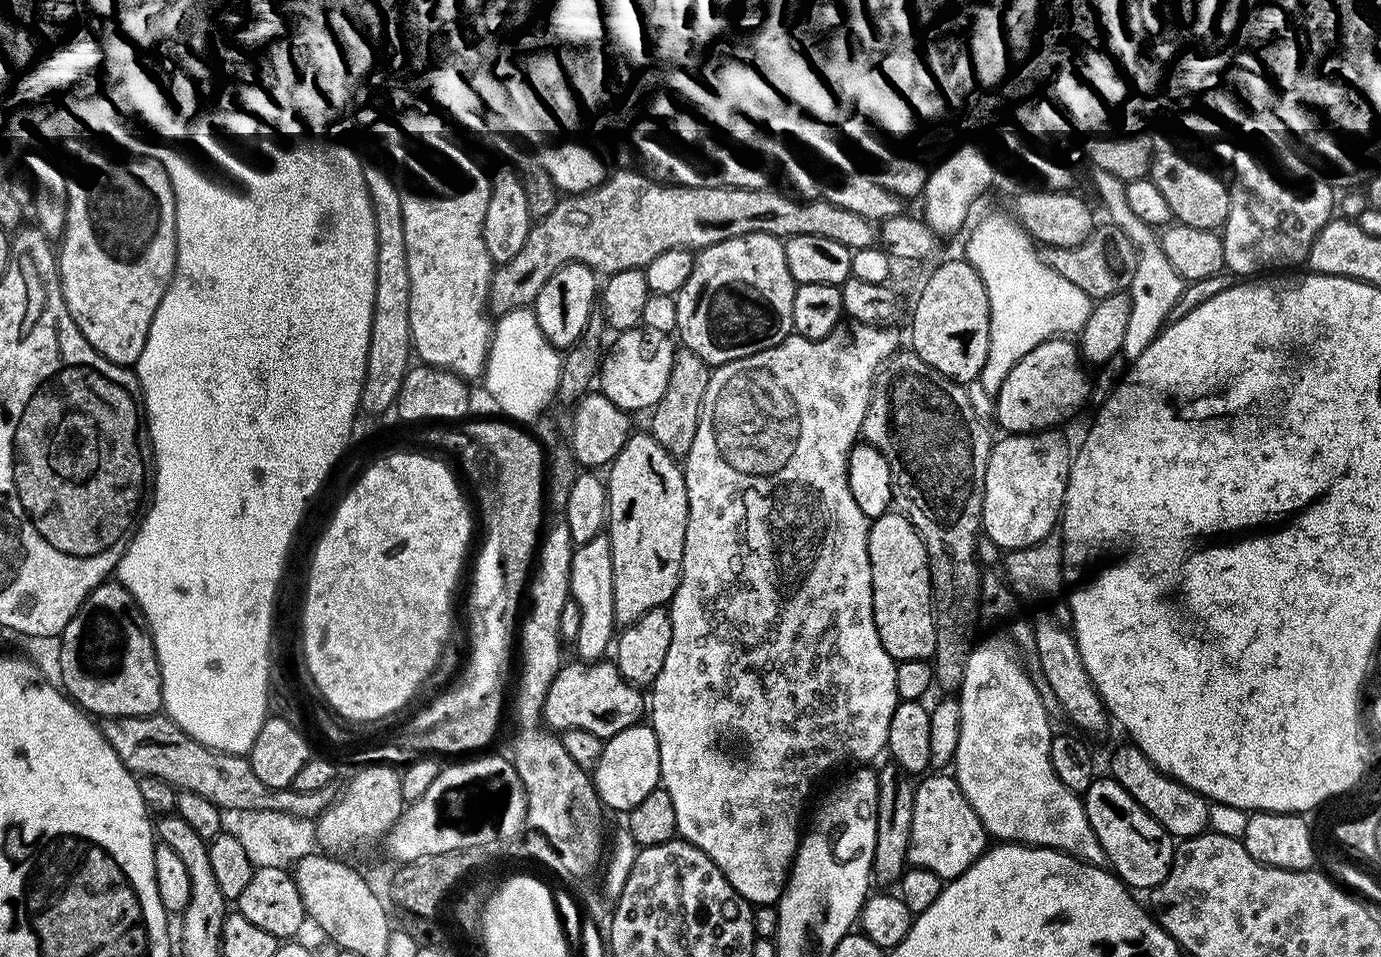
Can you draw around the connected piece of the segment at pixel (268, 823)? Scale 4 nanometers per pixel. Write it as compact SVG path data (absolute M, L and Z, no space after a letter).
M224 809L221 831L238 839L245 847L250 862L256 868L288 868L317 849L316 826L311 818L299 817L290 813L266 810Z

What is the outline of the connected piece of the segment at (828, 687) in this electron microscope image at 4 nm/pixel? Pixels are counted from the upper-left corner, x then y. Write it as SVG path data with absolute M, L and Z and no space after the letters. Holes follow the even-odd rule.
M852 322L847 325L849 328L840 328L841 326L833 327L832 331L828 333L826 338L821 340L807 340L795 334L789 335L787 340L783 340L781 344L775 344L773 348L762 350L753 356L746 358L738 358L734 362L726 362L725 364L715 365L711 369L708 381L706 382L706 392L702 394L702 402L700 403L700 413L698 414L698 430L694 433L694 446L690 446L688 455L683 457L682 467L684 469L684 486L686 488L686 498L688 499L688 517L686 518L686 542L682 550L682 566L680 567L680 581L676 587L676 592L672 595L670 601L670 611L672 613L672 637L670 638L670 650L666 650L666 662L662 662L662 674L658 674L658 678L650 686L650 723L654 734L658 738L658 754L660 755L660 782L662 787L669 792L670 801L674 806L674 816L677 819L676 832L679 839L688 841L689 844L694 845L698 850L702 850L714 863L718 866L718 870L722 870L722 874L730 882L730 886L734 886L734 890L738 894L742 894L742 898L746 898L749 904L759 906L759 904L775 905L779 901L780 895L784 892L784 886L788 882L788 874L792 867L792 862L796 858L796 850L800 847L800 838L802 835L800 828L800 815L804 812L804 803L808 800L808 795L812 792L812 787L816 784L816 779L819 776L824 776L828 772L828 768L836 768L839 764L852 764L856 766L864 766L872 760L881 751L882 753L887 749L887 735L890 731L891 715L894 714L898 697L896 694L896 665L897 661L892 659L890 654L886 654L886 650L882 646L882 638L878 638L878 630L874 626L874 606L872 605L872 571L870 570L870 554L868 553L868 525L870 517L862 514L862 510L858 510L858 502L854 502L854 496L850 494L850 486L848 485L848 455L852 452L852 447L858 442L858 437L861 435L860 427L866 418L866 406L868 399L872 393L872 379L876 377L876 370L897 351L898 344L896 344L896 336L891 332L891 327L877 326L874 324L859 324ZM744 664L786 664L786 668L790 668L792 676L798 674L800 680L790 680L792 682L800 682L800 684L792 684L792 688L800 688L798 690L798 726L794 732L788 732L786 736L792 738L790 734L794 734L792 740L796 742L784 742L784 740L762 740L764 744L760 744L758 748L748 748L746 738L738 732L732 732L732 724L736 724L738 728L742 728L742 720L740 720L740 706L738 706L738 692L734 696L734 676L744 676L740 674L740 670L744 668Z

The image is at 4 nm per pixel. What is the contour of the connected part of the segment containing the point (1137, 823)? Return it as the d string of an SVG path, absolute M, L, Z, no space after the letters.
M1097 778L1082 794L1086 818L1098 838L1102 842L1102 850L1106 850L1106 858L1111 871L1119 876L1129 889L1144 888L1151 890L1157 888L1166 878L1172 865L1174 851L1174 838L1122 786L1117 780L1111 778Z

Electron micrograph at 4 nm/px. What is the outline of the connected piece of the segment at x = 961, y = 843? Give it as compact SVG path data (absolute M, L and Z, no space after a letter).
M925 775L920 781L925 780L914 788L916 801L907 863L913 868L930 870L945 882L957 880L986 851L990 837L978 814L974 814L974 806L966 802L966 794L962 794L955 775L930 775Z

